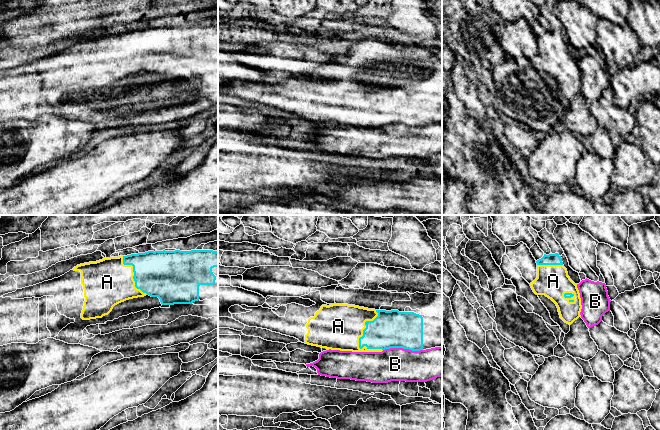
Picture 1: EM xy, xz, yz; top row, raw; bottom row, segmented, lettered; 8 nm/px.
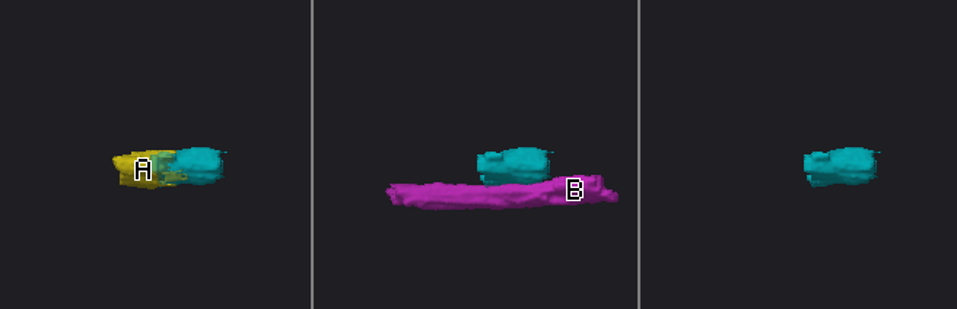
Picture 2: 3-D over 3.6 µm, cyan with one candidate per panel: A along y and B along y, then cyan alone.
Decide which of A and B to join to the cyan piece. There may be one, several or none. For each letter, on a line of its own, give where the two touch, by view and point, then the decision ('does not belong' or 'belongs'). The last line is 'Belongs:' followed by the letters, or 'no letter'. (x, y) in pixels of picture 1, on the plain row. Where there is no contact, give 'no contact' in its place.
A: xz (366, 103) | belongs
B: xz (402, 123) | does not belong
Belongs: A

